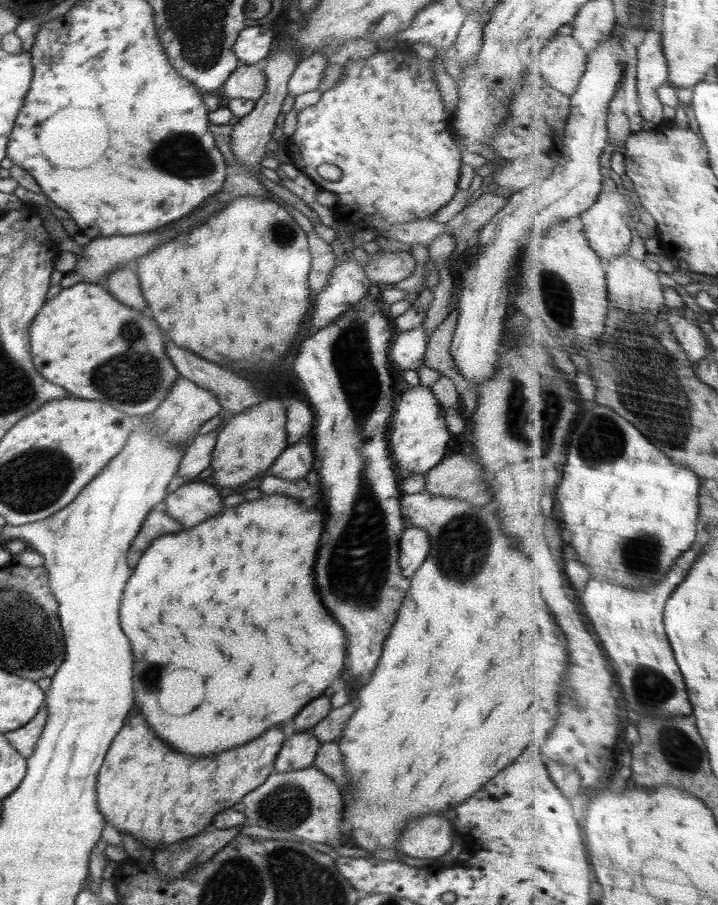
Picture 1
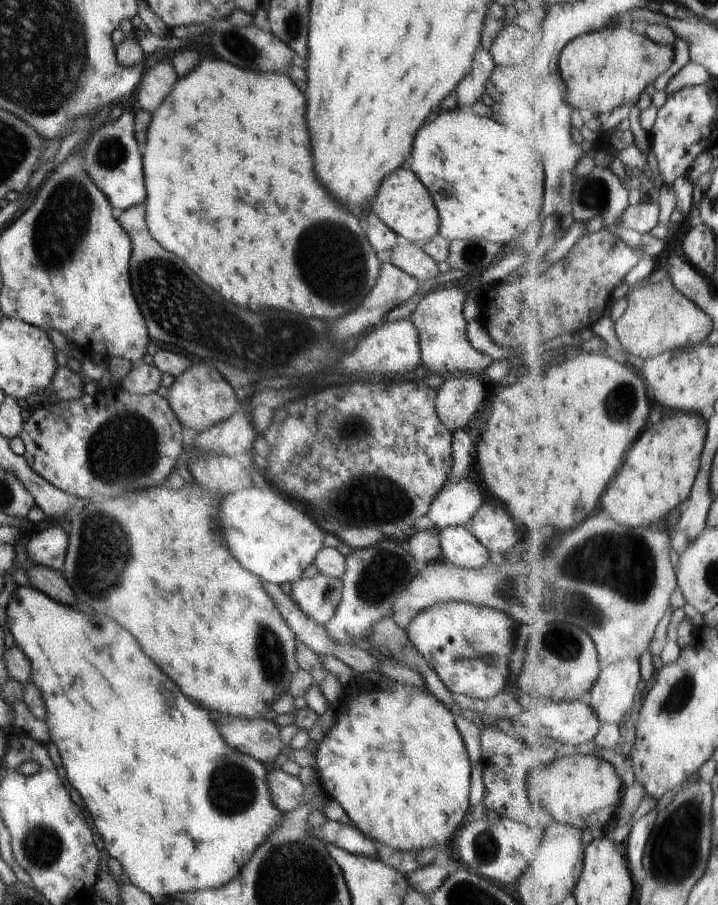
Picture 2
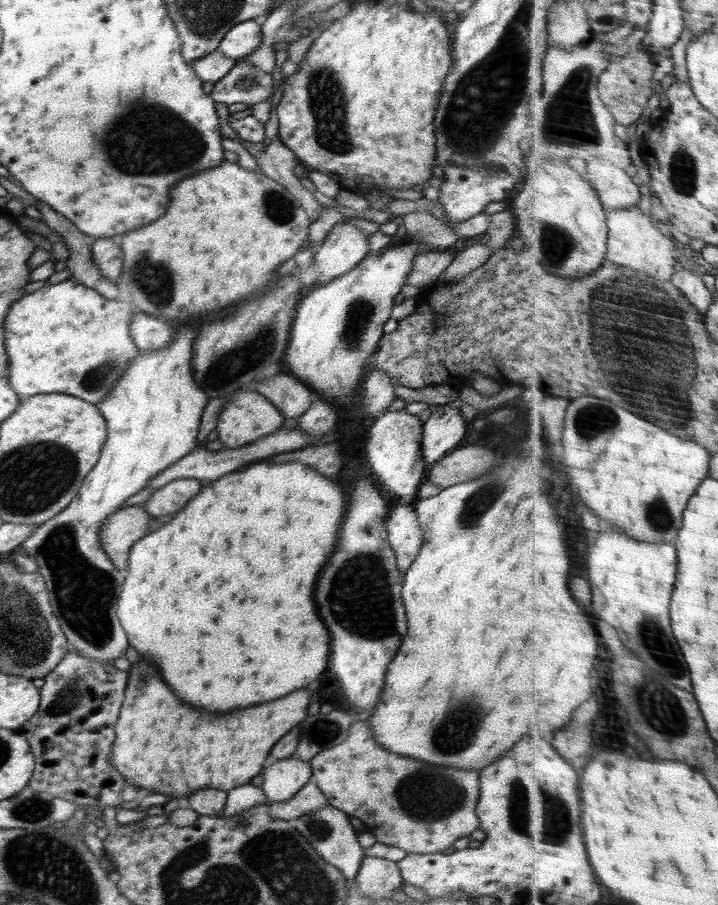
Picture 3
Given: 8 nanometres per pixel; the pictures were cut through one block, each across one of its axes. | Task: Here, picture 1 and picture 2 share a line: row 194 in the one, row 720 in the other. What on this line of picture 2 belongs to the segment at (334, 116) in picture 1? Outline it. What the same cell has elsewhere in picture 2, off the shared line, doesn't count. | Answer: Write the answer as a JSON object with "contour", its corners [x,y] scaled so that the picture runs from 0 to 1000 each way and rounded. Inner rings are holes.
{"contour":[[[539,751],[526,765],[518,767],[511,767],[499,760],[490,770],[479,769],[474,773],[474,778],[479,778],[478,787],[471,791],[457,810],[447,815],[440,828],[439,851],[442,852],[442,862],[450,880],[474,888],[493,914],[519,930],[557,941],[589,940],[591,938],[602,938],[609,934],[621,934],[628,940],[634,919],[655,904],[657,891],[653,885],[653,877],[659,844],[652,835],[643,812],[635,802],[634,790],[624,785],[621,779],[604,768],[596,769],[591,766],[591,760],[564,755],[553,754],[552,757],[549,755]]]}

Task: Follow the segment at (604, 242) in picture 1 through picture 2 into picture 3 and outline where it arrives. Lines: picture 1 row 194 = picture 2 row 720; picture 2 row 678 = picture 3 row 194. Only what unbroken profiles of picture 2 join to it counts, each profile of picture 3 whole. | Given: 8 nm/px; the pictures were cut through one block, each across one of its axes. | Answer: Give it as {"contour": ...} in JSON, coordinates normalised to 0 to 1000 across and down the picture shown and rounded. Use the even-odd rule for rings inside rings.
{"contour":[[[838,176],[819,177],[818,181],[819,198],[834,211],[845,232],[869,232],[891,223],[891,204],[883,201],[886,196],[877,194],[870,187]]]}

